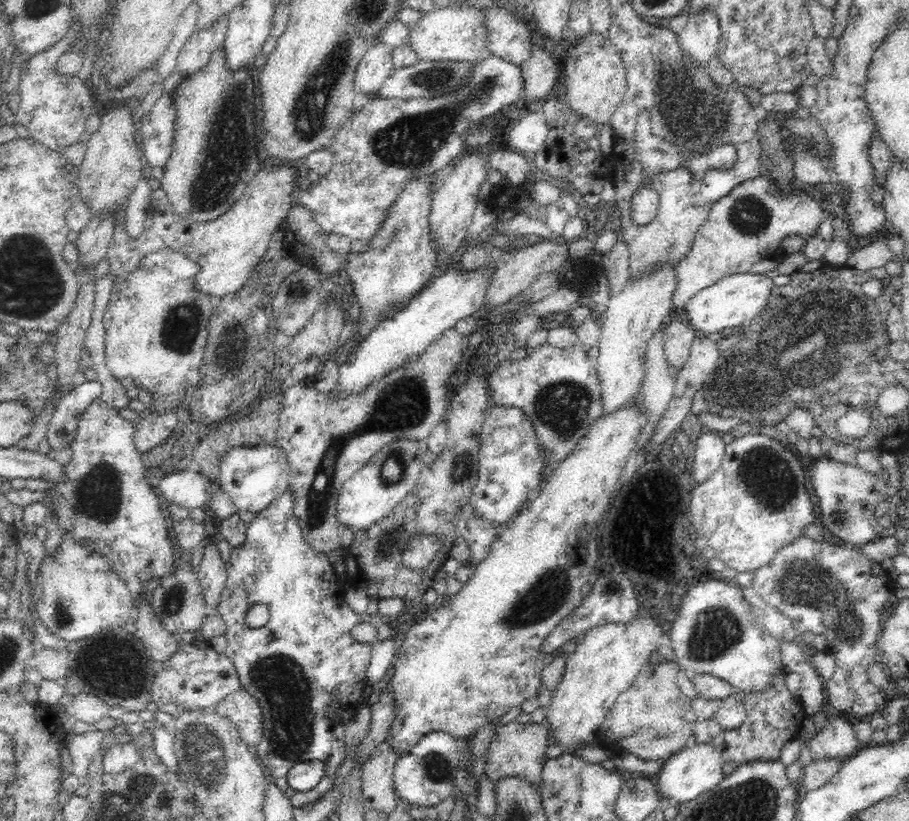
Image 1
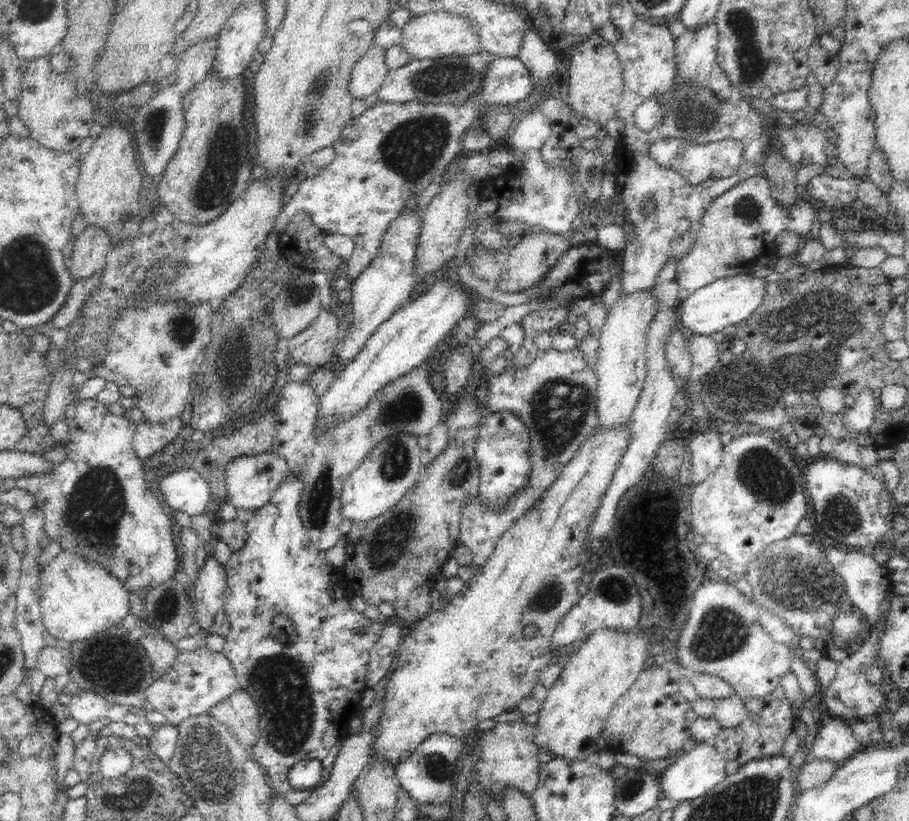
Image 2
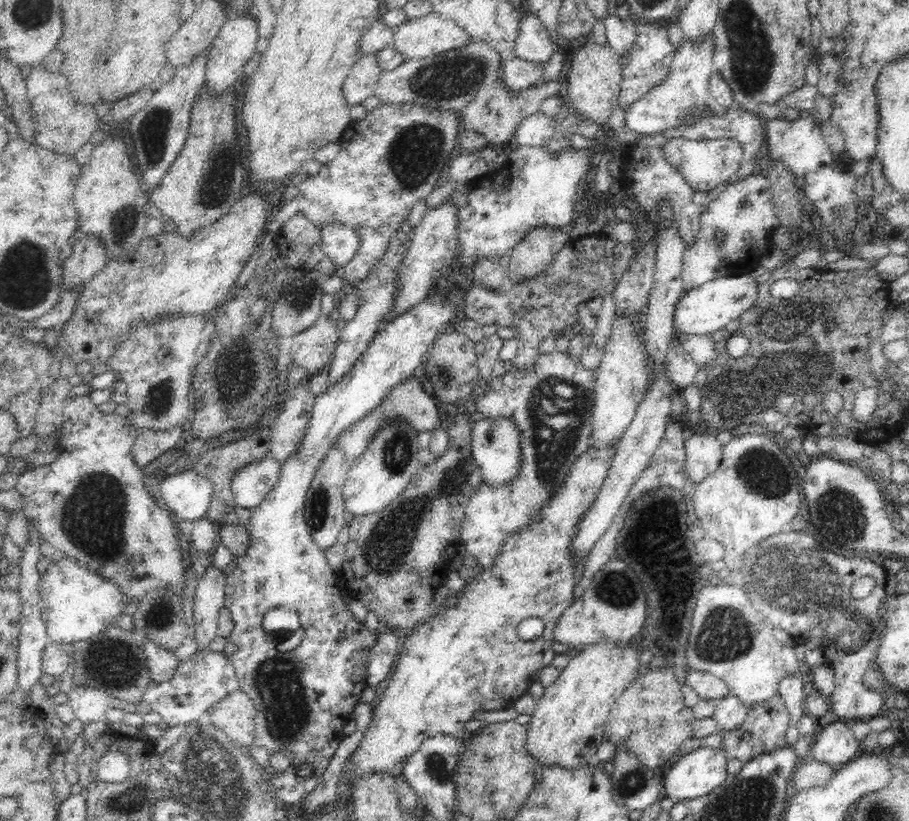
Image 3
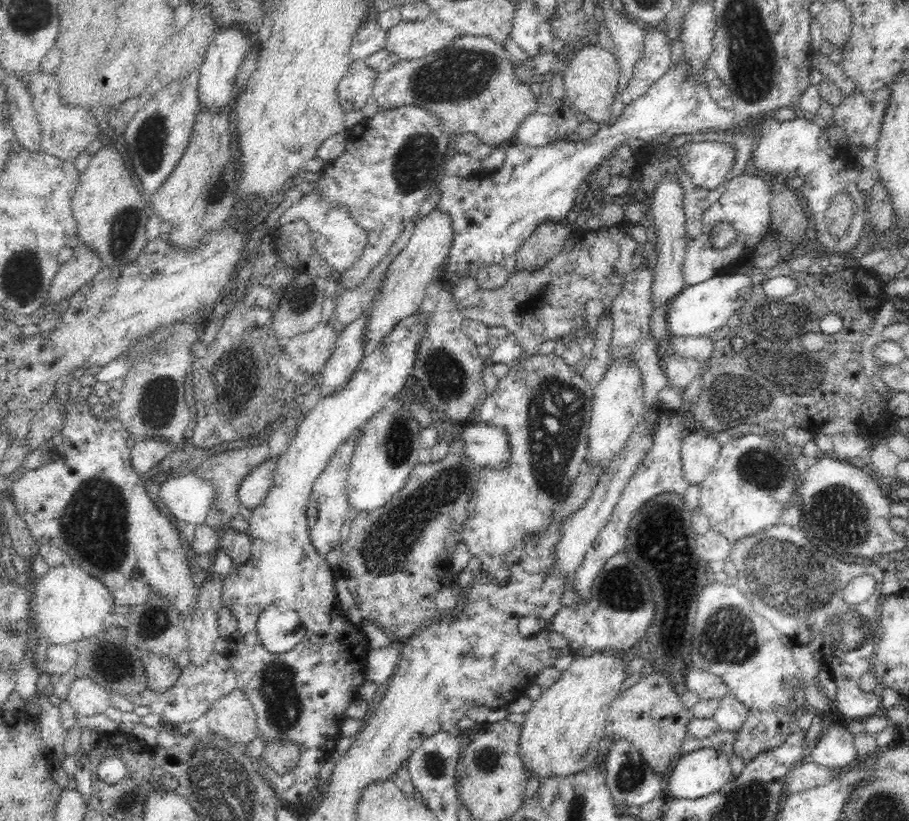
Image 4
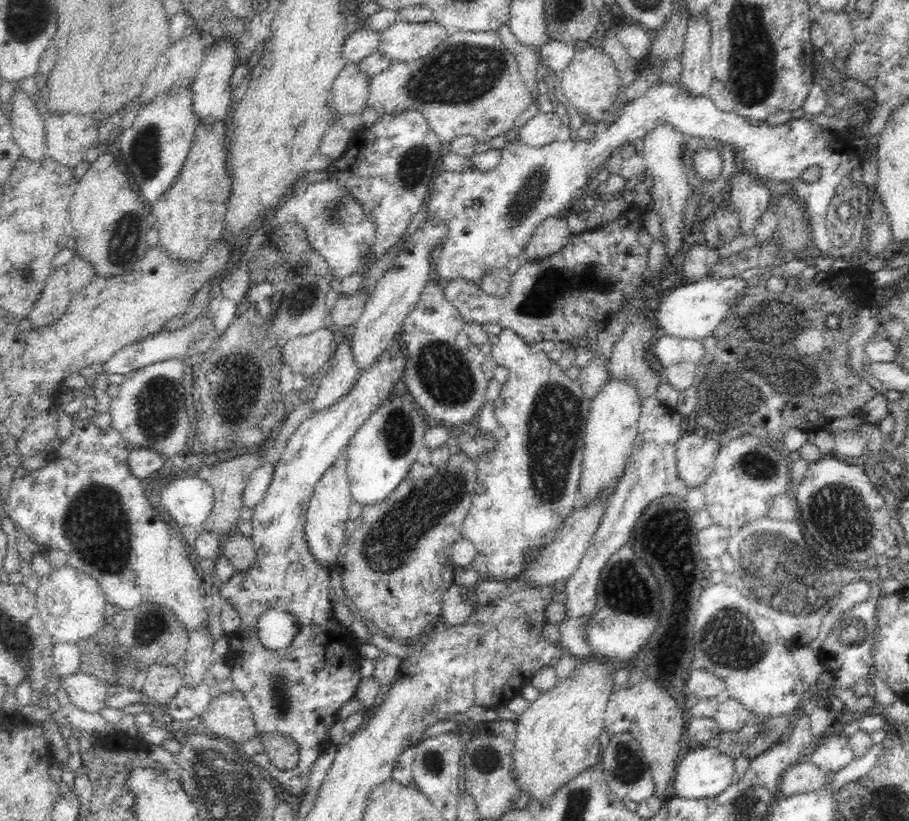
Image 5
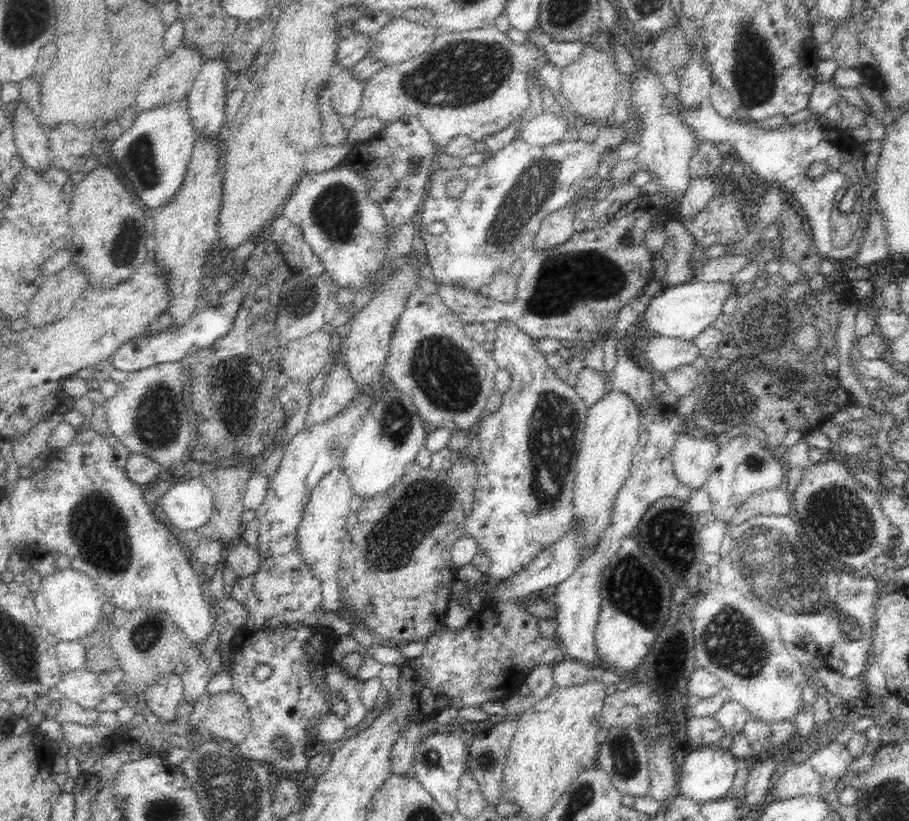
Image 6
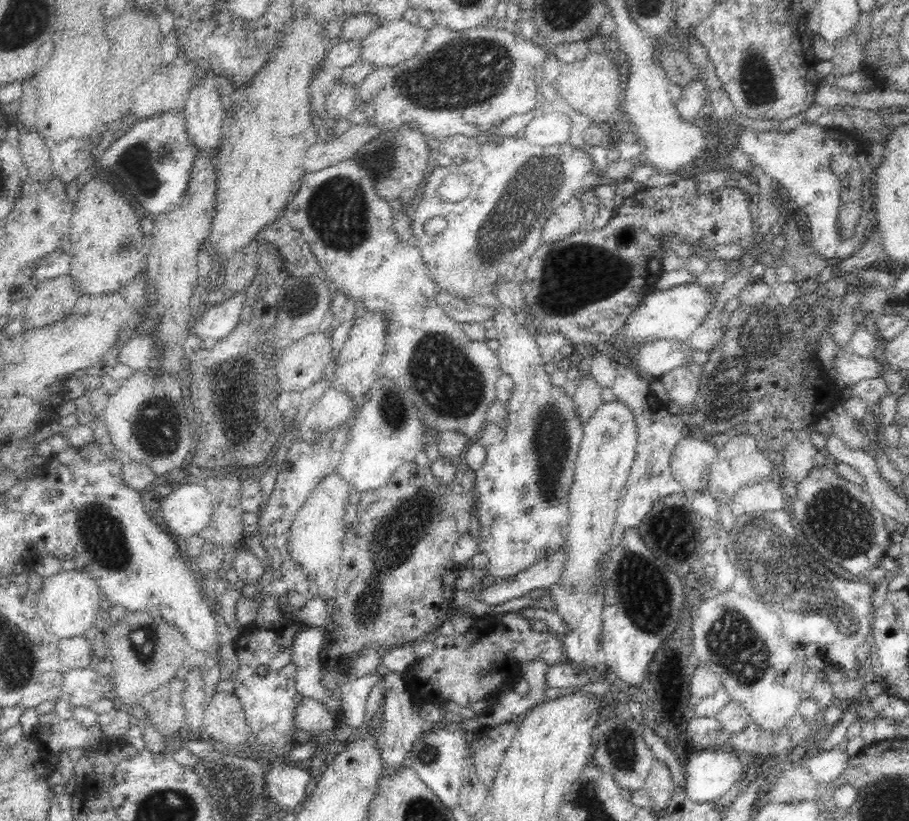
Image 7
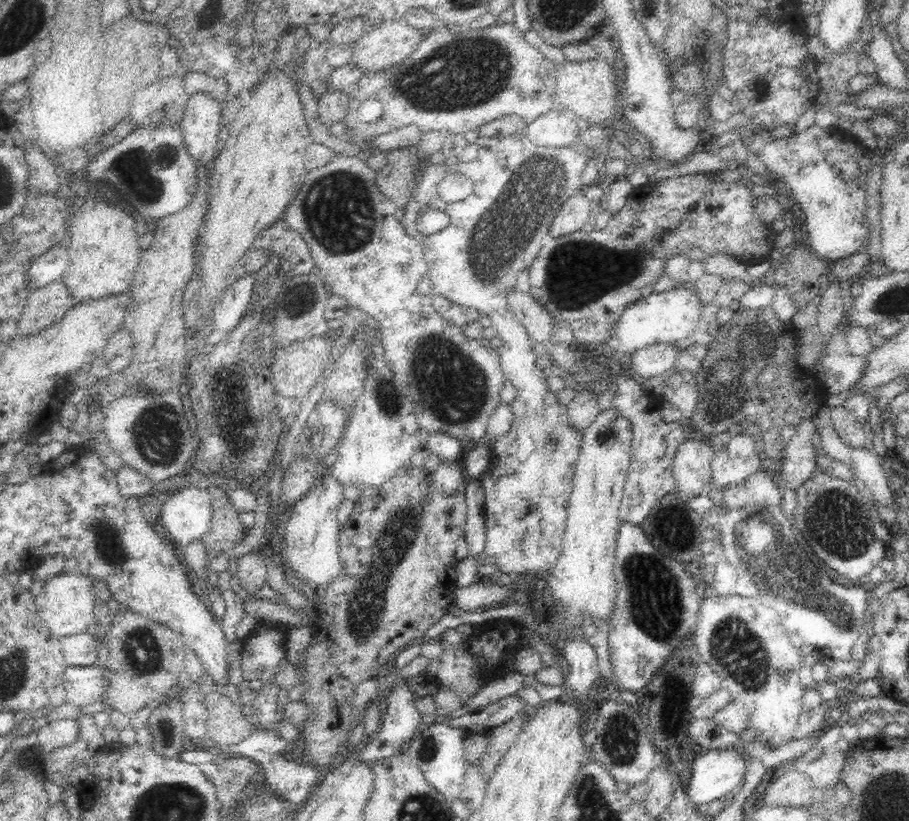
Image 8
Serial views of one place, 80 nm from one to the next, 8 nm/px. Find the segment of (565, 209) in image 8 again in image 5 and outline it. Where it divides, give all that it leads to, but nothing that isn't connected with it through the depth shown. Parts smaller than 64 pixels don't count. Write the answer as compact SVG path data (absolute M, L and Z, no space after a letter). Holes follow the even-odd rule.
M566 214L548 217L541 225L538 225L530 242L526 244L524 252L530 261L556 254L568 242L572 234L566 222Z

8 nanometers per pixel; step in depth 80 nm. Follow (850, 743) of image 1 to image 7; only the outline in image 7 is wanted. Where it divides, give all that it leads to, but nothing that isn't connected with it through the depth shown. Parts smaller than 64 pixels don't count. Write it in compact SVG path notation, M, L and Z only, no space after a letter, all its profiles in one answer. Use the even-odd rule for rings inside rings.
M838 746L823 751L818 756L814 756L812 751L808 768L810 768L812 776L818 778L818 782L832 782L834 778L838 778L842 772L846 771L850 757L845 750L841 750Z

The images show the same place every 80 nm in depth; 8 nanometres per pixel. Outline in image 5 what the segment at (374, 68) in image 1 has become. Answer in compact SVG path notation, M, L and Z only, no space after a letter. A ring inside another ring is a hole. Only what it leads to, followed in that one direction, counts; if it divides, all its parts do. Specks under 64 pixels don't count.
M348 64L331 86L332 105L340 116L361 113L369 93L371 78L356 64Z

